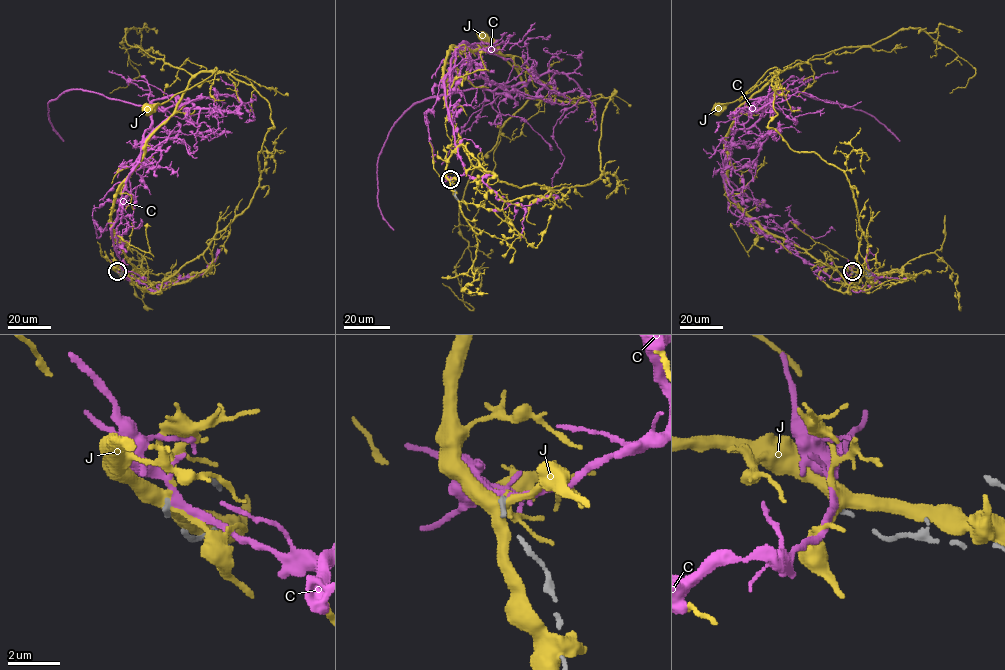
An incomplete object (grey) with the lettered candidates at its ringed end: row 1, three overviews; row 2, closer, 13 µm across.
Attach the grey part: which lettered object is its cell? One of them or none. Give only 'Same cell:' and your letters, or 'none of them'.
Same cell: none of them

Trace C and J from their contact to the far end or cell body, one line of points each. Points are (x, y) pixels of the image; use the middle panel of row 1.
C: (451, 180), (465, 170), (444, 78), (467, 44), (486, 82), (415, 102), (382, 150), (378, 207), (393, 230)
J: (450, 180), (453, 47), (509, 55), (531, 96), (554, 100), (485, 39)

